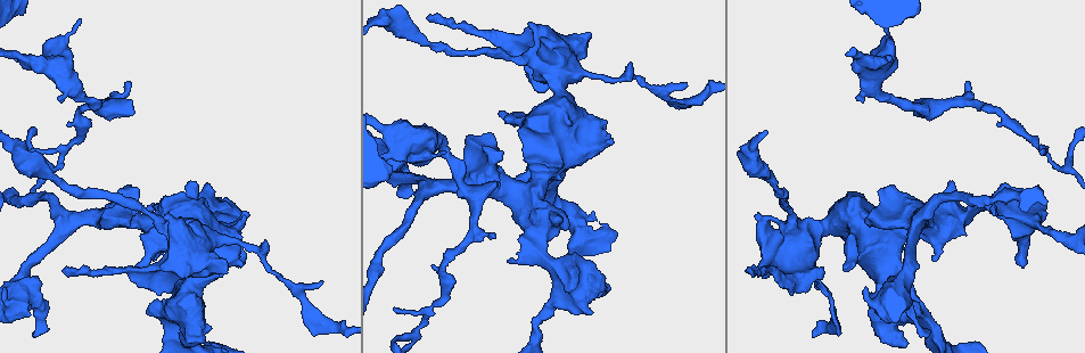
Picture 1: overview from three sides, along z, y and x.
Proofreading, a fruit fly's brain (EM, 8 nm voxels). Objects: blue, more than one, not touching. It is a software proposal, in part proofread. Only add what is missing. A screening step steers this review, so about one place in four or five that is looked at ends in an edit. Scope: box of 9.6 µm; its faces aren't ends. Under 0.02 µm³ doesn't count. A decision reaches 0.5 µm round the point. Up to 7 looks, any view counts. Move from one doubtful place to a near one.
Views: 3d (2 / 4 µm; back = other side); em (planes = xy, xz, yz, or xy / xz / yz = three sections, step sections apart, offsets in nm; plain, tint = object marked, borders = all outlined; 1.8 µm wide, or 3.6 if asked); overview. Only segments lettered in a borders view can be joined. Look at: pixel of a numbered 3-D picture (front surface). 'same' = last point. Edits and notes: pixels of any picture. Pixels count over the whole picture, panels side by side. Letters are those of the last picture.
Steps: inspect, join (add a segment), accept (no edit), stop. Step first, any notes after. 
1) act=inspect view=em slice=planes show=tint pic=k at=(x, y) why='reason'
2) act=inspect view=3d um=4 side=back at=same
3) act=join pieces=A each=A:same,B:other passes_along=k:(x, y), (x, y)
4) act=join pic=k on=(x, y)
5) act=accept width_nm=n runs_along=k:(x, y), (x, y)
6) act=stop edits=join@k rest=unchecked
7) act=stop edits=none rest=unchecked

act=inspect view=3d um=2 pic=1 at=(382, 21) why='thick turns thin'

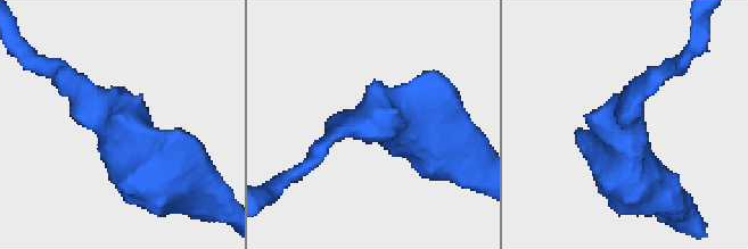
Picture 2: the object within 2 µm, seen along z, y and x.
act=inspect view=em slice=xz step=8 show=plain pic=2 at=(114, 112)

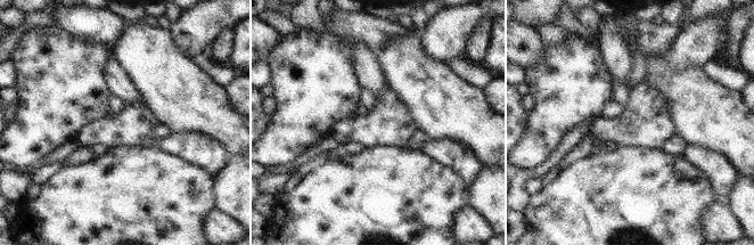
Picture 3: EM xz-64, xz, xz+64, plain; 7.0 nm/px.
act=inspect view=em slice=xz step=8 show=borders at=same why='see the neighbours'

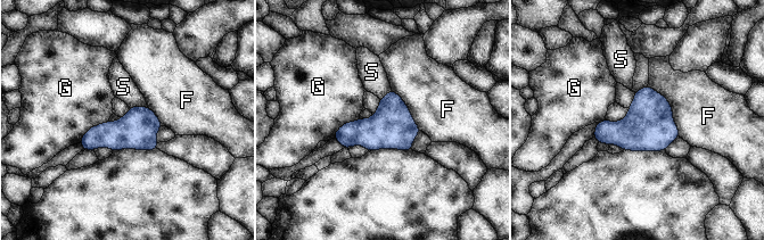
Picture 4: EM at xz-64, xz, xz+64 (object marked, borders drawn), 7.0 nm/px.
act=accept width_nm=280 each=F:other,G:other,S:other border=4:(147, 105), (129, 107) found='no lettered segment goes on from it'

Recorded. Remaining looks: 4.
act=inspect view=3d um=4 pic=1 at=(926, 335) why='an open end'

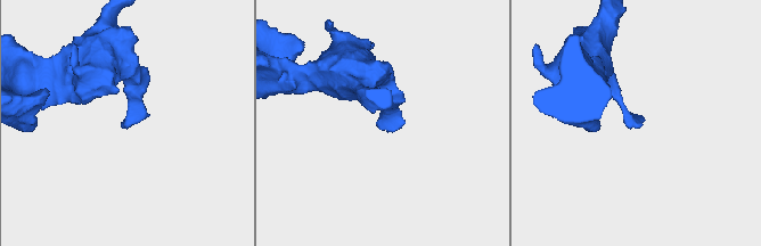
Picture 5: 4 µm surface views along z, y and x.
act=inspect view=em um=3.6 slice=xz step=4 show=borders pic=5 at=(642, 124)

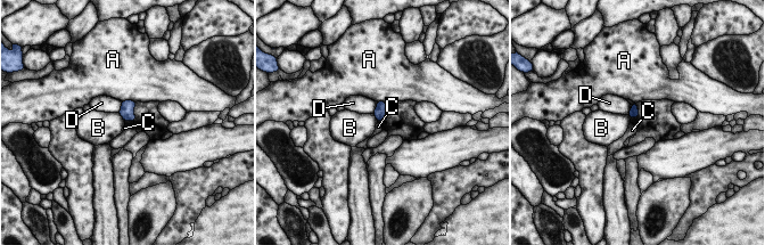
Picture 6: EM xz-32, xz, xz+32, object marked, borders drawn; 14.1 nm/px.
act=accept width_nm=130 longest_contact=A:200nm each=A:other,B:other,C:other,D:other found='none of them fits'

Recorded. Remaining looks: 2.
act=inspect view=em slice=planes show=borders pic=1 at=(969, 82) why='an open end'

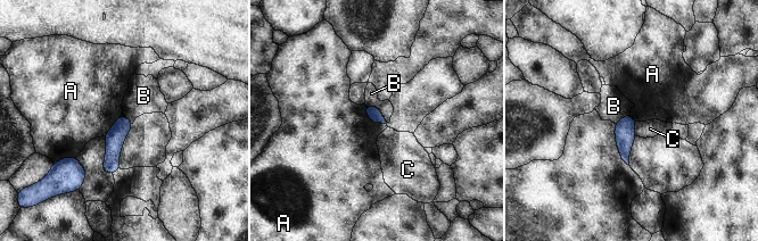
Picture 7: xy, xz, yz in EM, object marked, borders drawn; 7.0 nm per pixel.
act=accept each=A:other,B:other,C:other runs_along=7:(125, 119), (114, 140), (109, 171) found='none of them fits'

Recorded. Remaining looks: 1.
act=stop edits=none rest=unchecked

